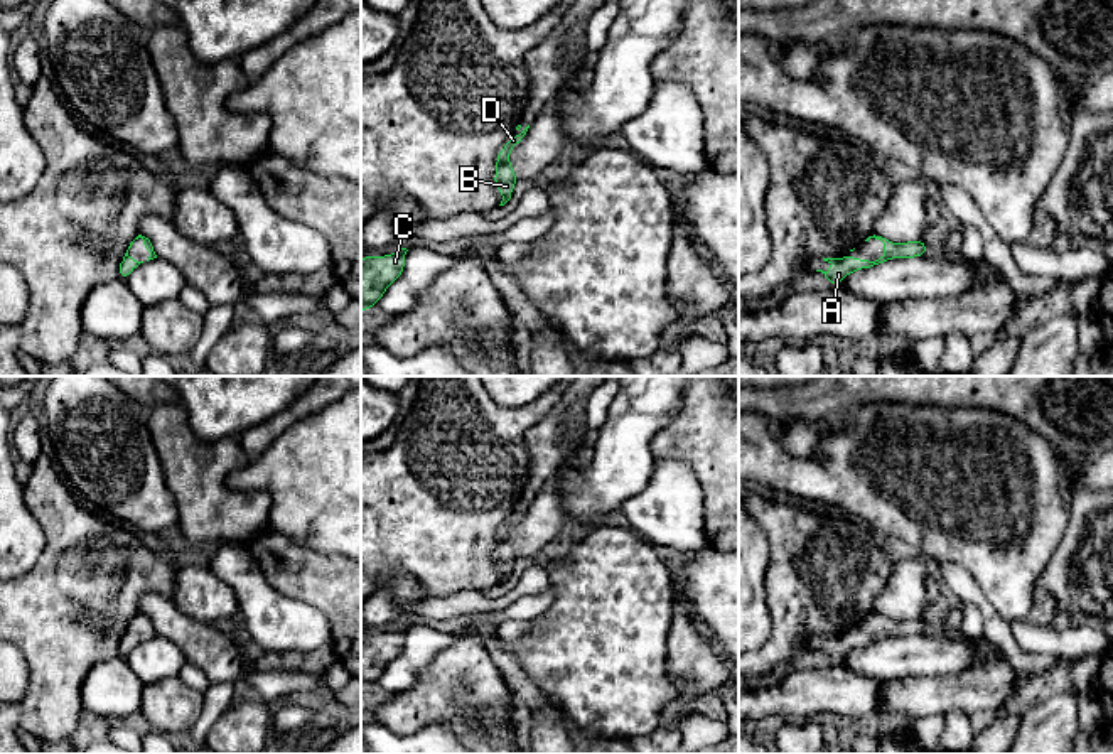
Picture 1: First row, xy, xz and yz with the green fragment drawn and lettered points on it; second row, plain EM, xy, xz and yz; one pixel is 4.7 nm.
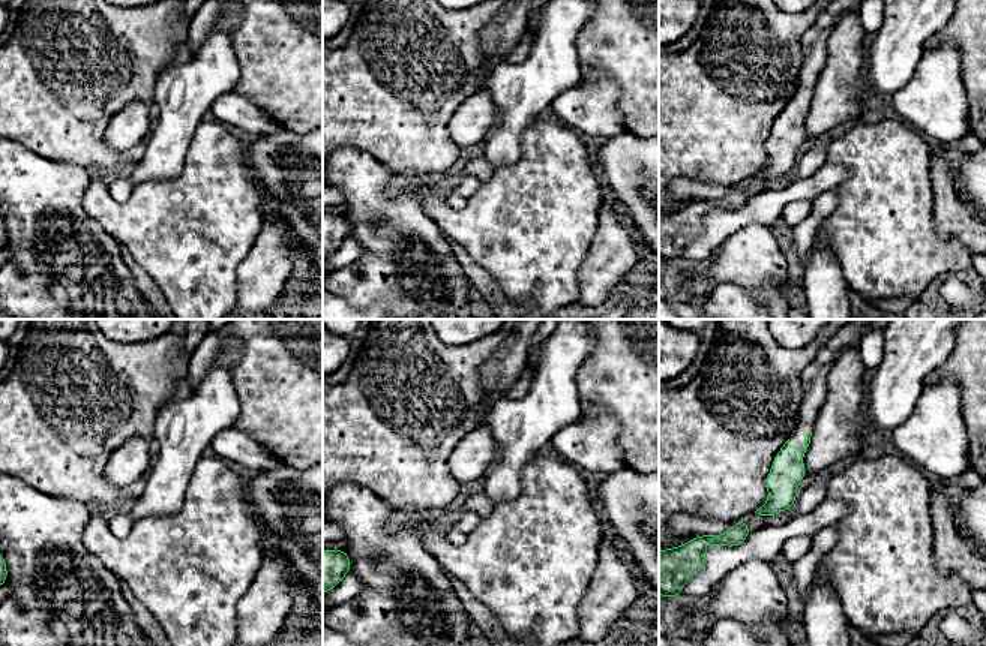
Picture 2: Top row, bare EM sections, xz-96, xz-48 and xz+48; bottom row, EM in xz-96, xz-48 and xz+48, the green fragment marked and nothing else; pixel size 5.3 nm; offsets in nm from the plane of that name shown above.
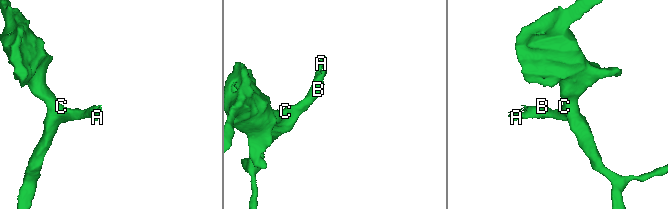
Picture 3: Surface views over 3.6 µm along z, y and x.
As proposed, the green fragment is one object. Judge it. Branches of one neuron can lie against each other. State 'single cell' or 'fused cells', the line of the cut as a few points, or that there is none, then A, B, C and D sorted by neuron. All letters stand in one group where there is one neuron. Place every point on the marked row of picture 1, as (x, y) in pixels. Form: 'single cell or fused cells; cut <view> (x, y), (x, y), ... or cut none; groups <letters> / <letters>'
single cell; cut none; groups A B C D

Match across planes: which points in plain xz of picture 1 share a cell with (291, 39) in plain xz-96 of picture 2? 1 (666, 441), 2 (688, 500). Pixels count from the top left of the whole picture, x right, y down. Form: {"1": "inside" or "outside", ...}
{"1": "inside", "2": "outside"}

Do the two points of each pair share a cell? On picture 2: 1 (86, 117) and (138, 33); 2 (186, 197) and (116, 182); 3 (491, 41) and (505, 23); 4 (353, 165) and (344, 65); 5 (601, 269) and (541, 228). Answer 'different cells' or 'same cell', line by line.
1: same cell
2: different cells
3: same cell
4: different cells
5: different cells

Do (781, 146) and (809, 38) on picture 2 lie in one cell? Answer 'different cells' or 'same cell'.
same cell

